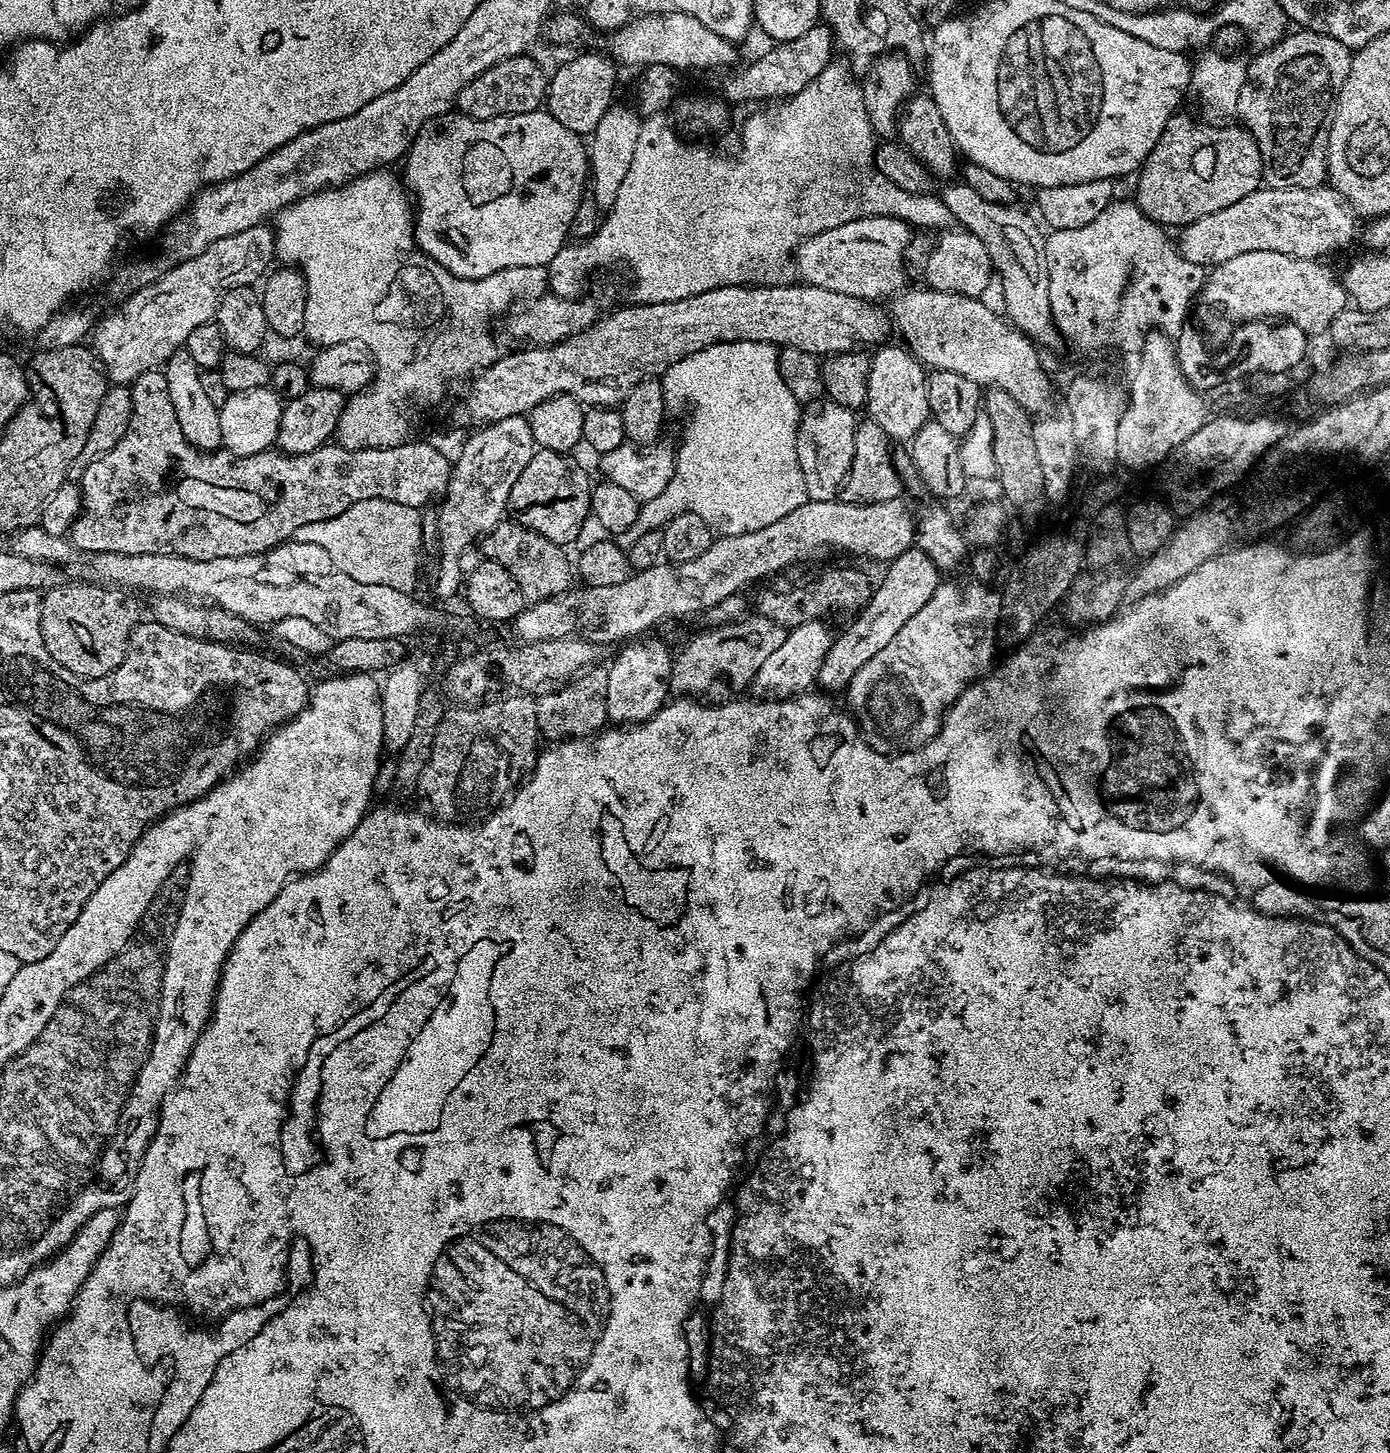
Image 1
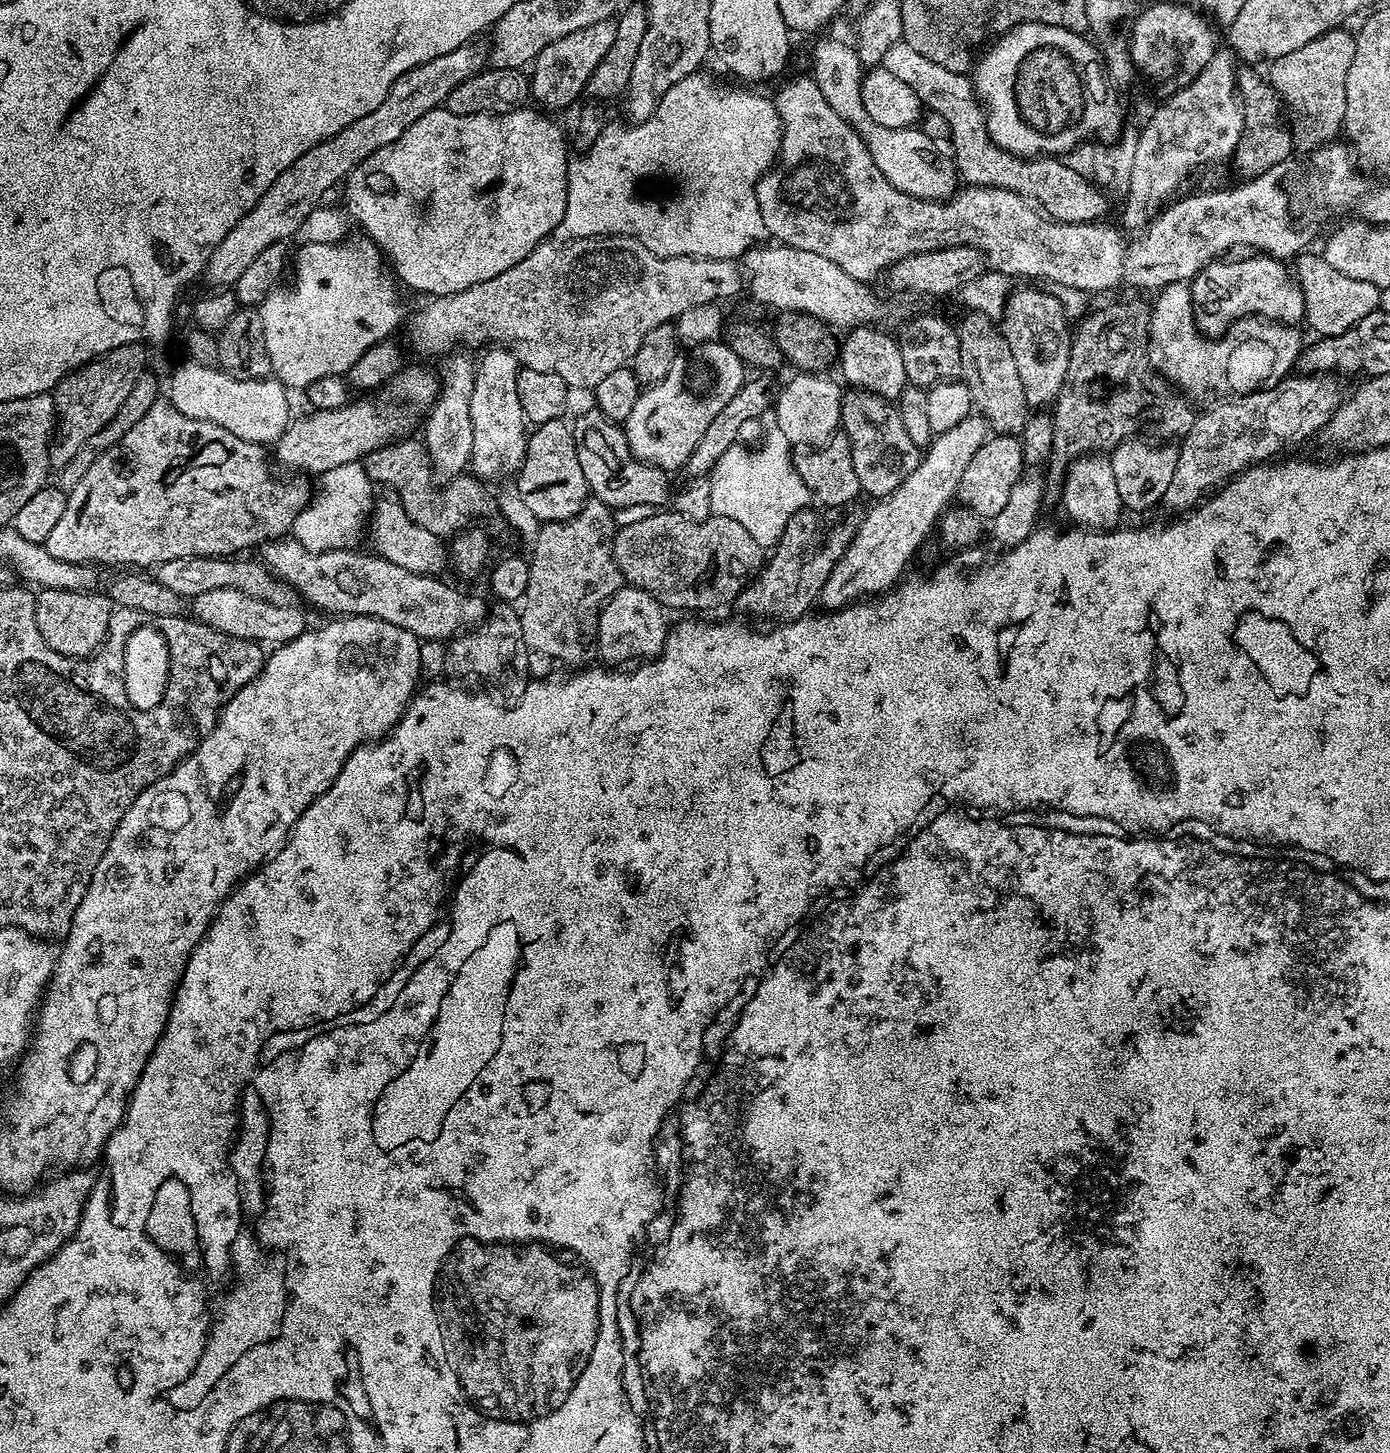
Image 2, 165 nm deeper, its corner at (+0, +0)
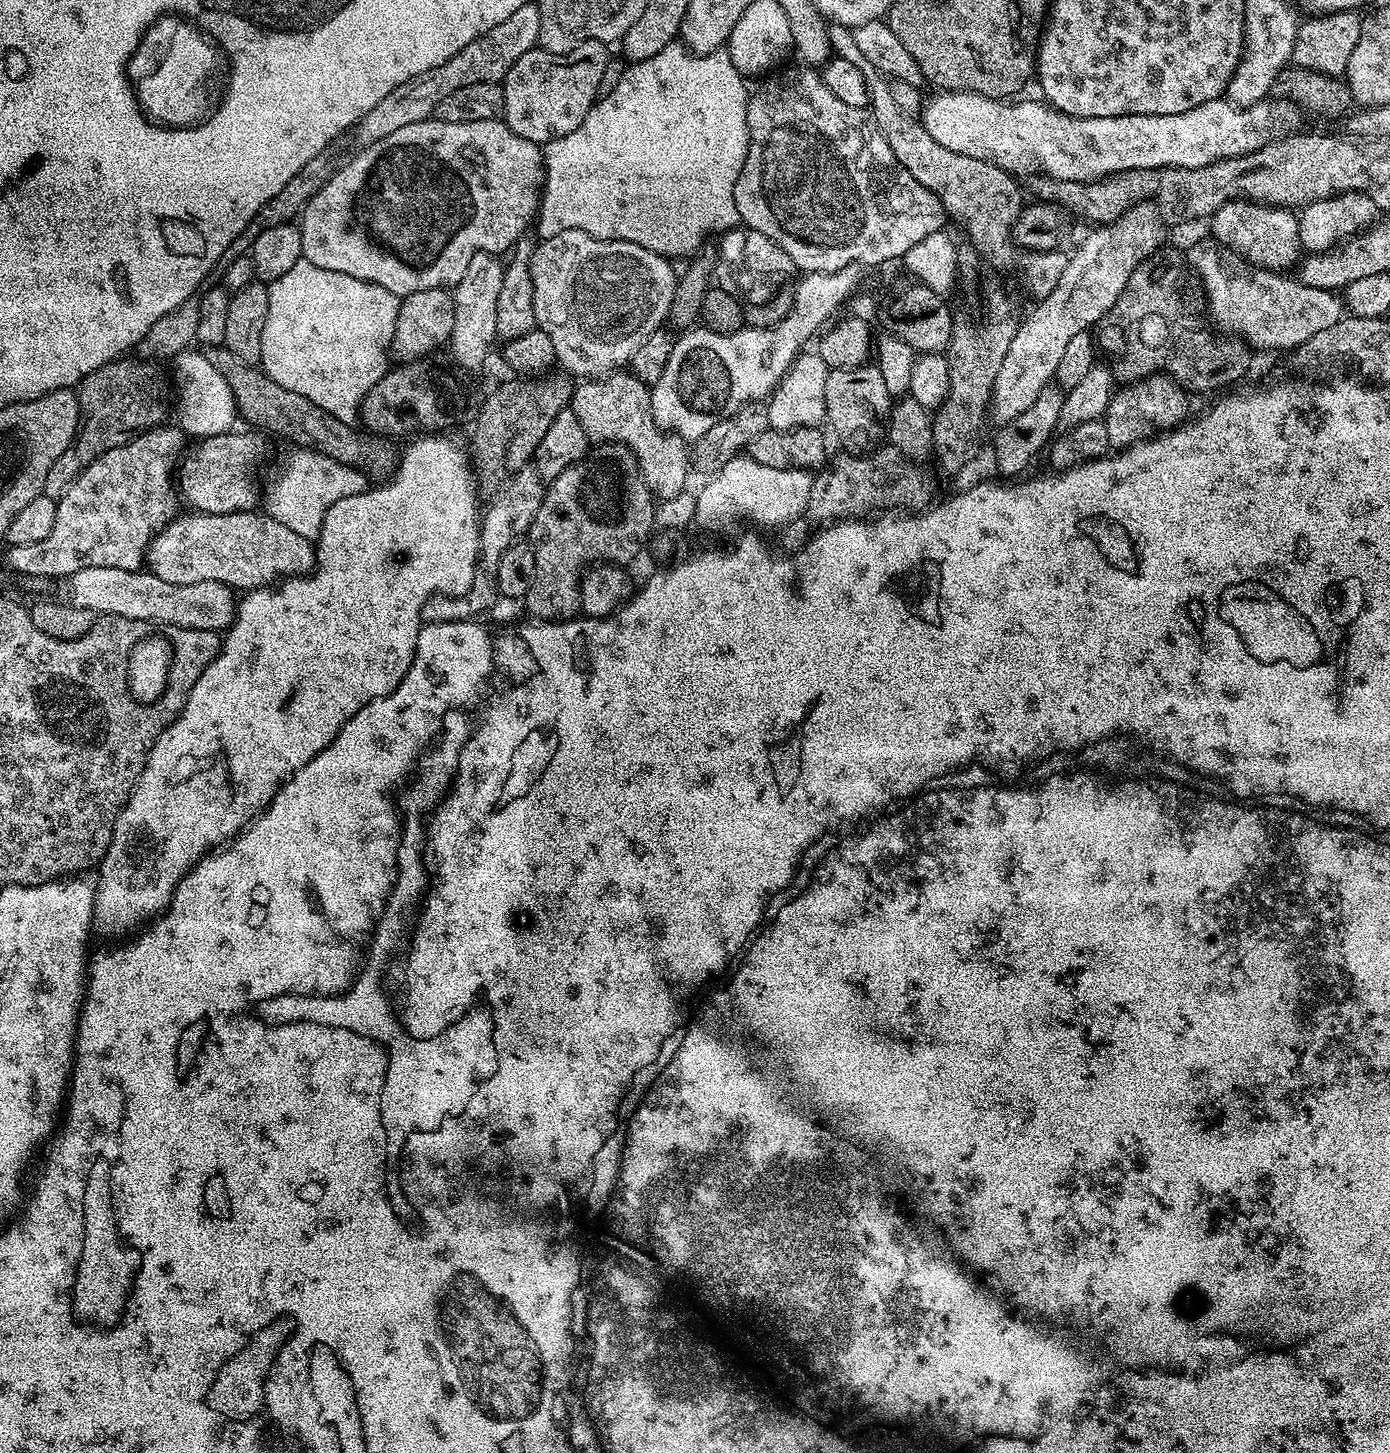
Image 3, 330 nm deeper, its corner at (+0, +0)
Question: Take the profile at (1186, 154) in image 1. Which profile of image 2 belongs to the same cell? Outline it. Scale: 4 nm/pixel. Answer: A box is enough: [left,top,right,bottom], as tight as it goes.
[1234,66,1294,181]

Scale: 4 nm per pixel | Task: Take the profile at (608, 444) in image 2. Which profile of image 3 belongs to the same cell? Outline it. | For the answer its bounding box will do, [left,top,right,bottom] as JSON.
[571,370,690,501]

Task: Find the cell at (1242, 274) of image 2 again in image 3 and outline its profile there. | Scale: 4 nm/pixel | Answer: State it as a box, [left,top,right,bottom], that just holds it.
[1210,200,1301,270]

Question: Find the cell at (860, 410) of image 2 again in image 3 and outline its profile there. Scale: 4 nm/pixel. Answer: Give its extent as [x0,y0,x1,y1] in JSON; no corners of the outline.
[826,362,889,454]

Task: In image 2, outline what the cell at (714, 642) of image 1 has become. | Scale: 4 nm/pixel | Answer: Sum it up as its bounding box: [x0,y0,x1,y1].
[735,511,854,622]

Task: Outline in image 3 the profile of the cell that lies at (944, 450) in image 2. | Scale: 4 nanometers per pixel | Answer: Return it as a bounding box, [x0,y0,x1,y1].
[990,203,1165,425]

